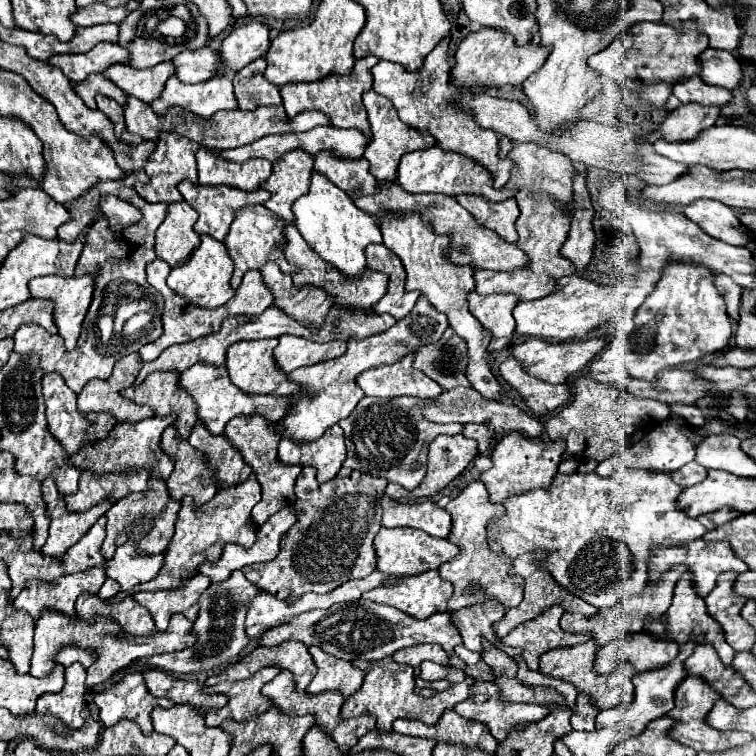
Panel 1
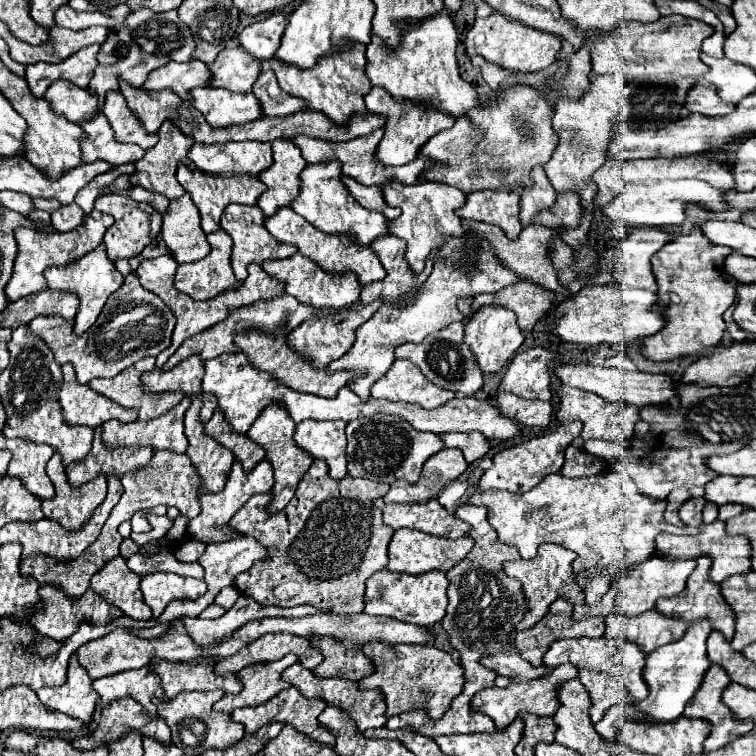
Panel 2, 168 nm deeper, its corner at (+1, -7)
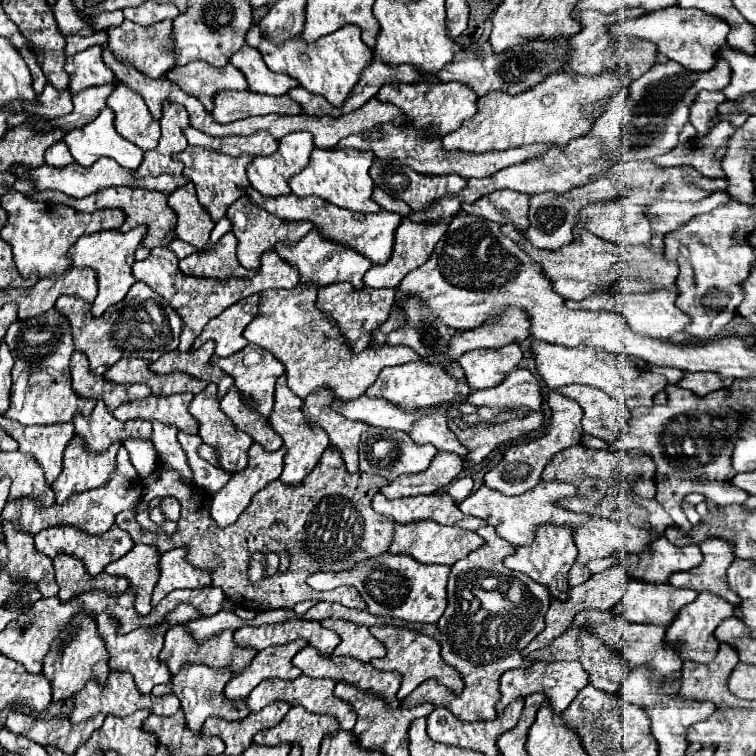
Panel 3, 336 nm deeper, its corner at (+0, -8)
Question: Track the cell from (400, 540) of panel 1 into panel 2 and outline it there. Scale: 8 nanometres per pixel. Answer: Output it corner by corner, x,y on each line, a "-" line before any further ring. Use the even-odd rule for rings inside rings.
397,529
393,533
393,539
389,543
389,565
387,569
393,573
409,573
409,575
421,575
427,571
449,571
453,565
457,565
473,547
473,539
467,535
459,539
443,539
433,537
417,529

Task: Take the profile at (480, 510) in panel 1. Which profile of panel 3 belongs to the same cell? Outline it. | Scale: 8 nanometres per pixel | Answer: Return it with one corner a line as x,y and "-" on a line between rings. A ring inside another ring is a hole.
492,526
480,528
478,536
482,536
486,540
486,544
482,548
478,548
476,552
472,552
468,558
458,560
452,566
450,576
448,576
448,608
442,614
442,618
438,620
438,630
446,638
446,640
440,640
442,658
462,674
464,690
460,694
454,694
452,690
448,690
432,678
418,686
416,692
412,692
406,700
406,706
416,706
420,702
432,702
434,706
446,706
460,720
466,720
466,722
496,718
494,704
500,696
498,680
506,670
524,668
524,666
530,666
534,662
530,658
524,658
520,652
522,652
522,648
526,648
530,644
530,640
538,632
542,632
544,616
546,616
546,610
550,606
550,594
548,594
548,590
544,590
542,584
536,584
526,574
514,572
514,596
516,596
516,590
524,588
524,598
510,606
510,614
486,616
486,610
472,612
470,602
476,598
474,596
476,590
480,590
480,580
488,574
498,574
498,576
508,578
512,572
508,568
504,568
502,558
506,558
514,552
514,546
508,544
504,538
500,538
-
494,618
500,618
500,626
496,630
496,638
490,638
488,636
488,624

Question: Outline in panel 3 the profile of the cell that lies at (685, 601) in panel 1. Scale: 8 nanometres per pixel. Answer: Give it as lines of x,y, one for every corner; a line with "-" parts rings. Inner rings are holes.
704,540
702,554
704,560
698,568
692,568
688,572
674,572
670,576
670,584
678,588
712,590
728,602
740,604
740,598
736,592
732,592
726,578
726,570
734,560
732,544
728,544
728,540

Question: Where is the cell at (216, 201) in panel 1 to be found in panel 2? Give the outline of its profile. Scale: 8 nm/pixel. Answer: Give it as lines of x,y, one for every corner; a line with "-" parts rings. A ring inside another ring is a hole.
179,165
177,169
177,179
183,185
183,189
191,195
195,207
201,213
201,229
205,235
215,233
221,229
219,221
221,221
221,213
227,205
231,203
239,203
239,205
257,205
261,193
265,191
263,183
259,179
253,177
229,177
229,179
221,179
221,177
211,177
205,175
201,171
189,171
185,165

